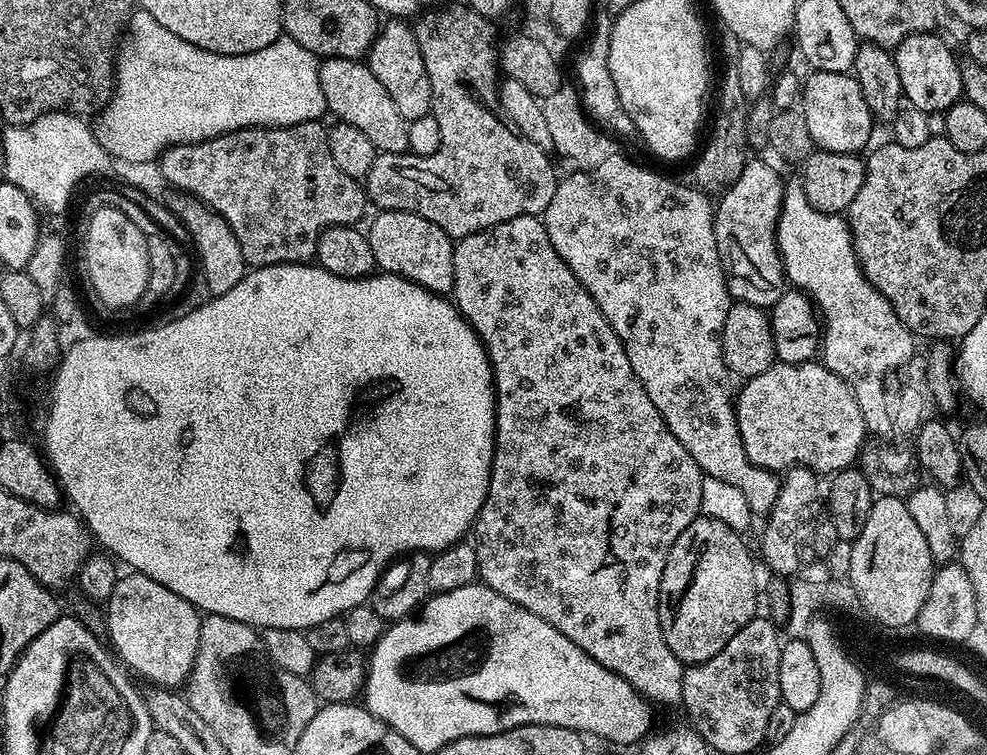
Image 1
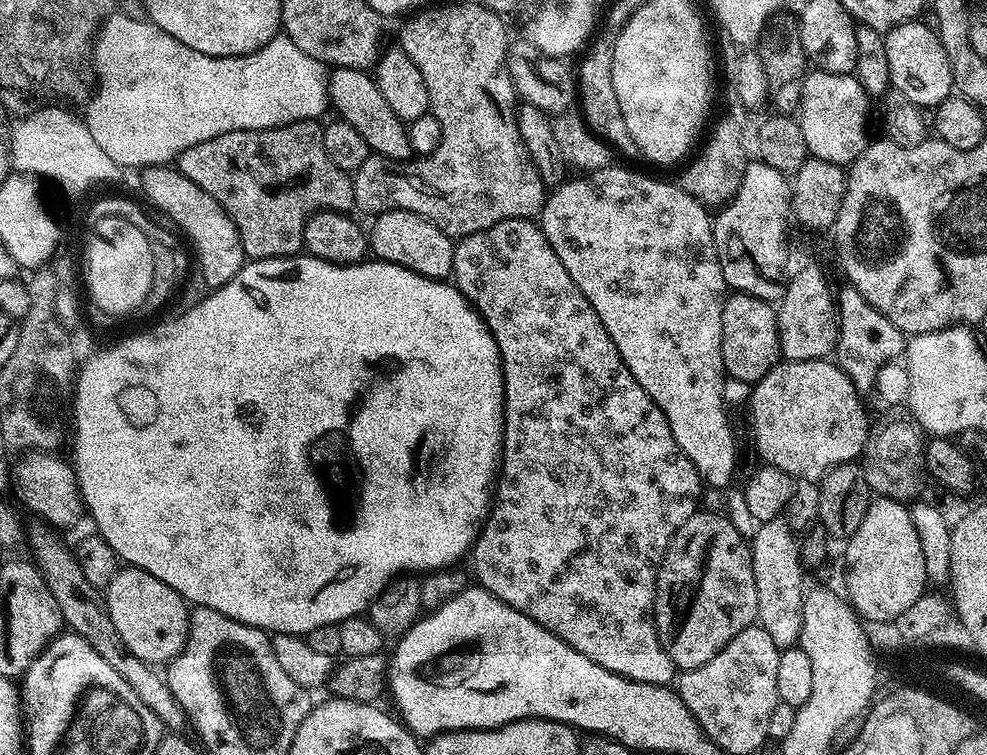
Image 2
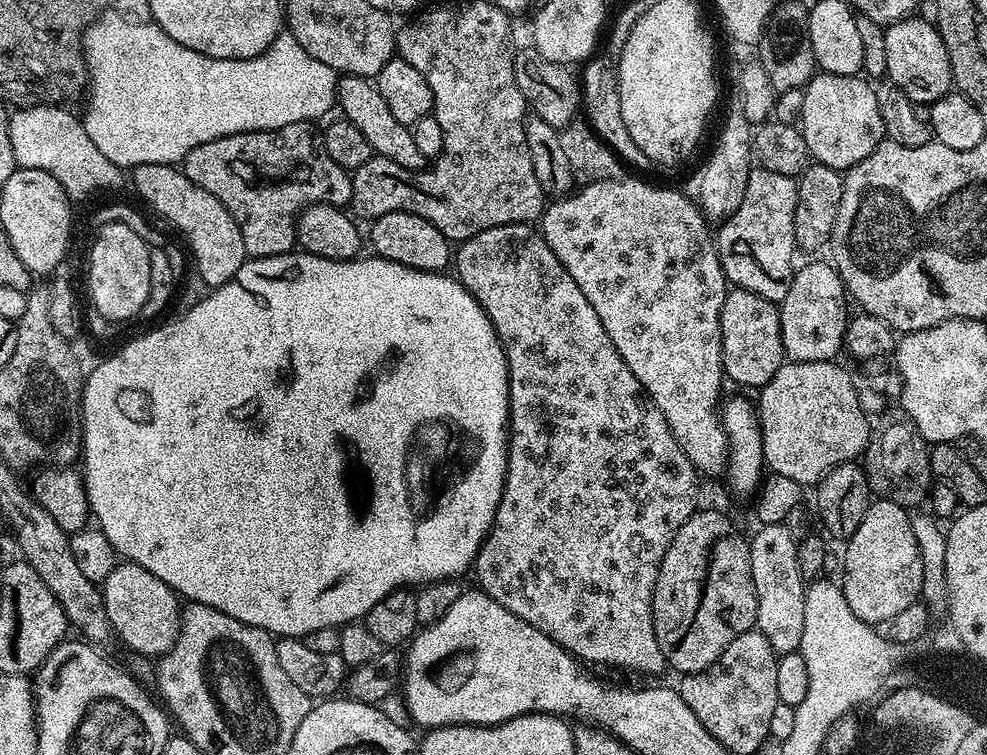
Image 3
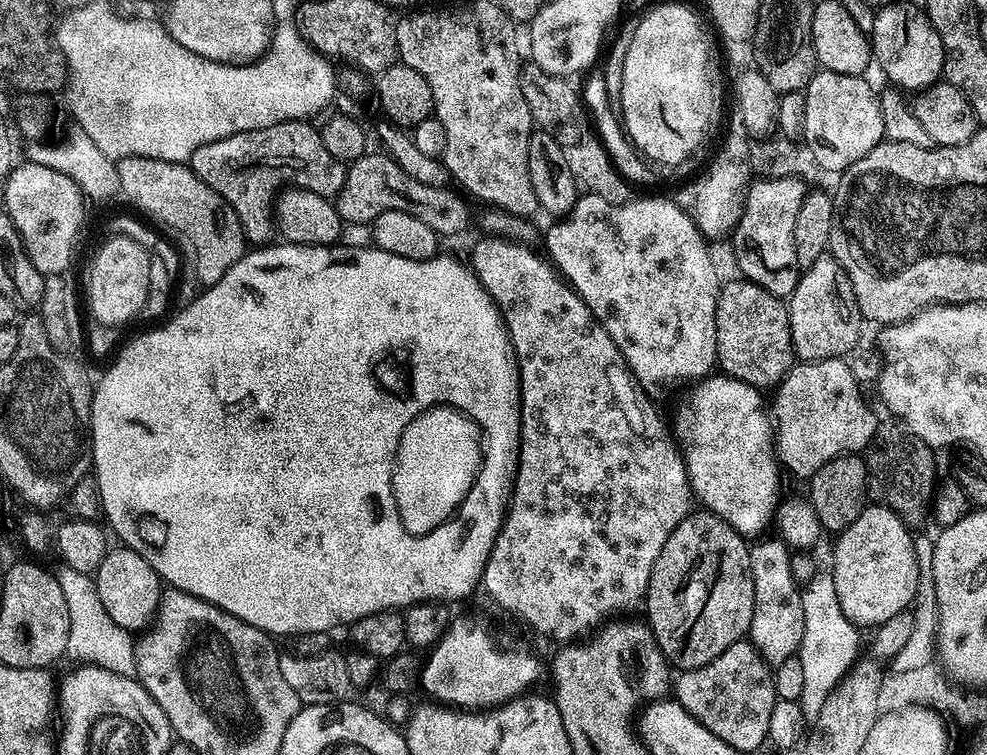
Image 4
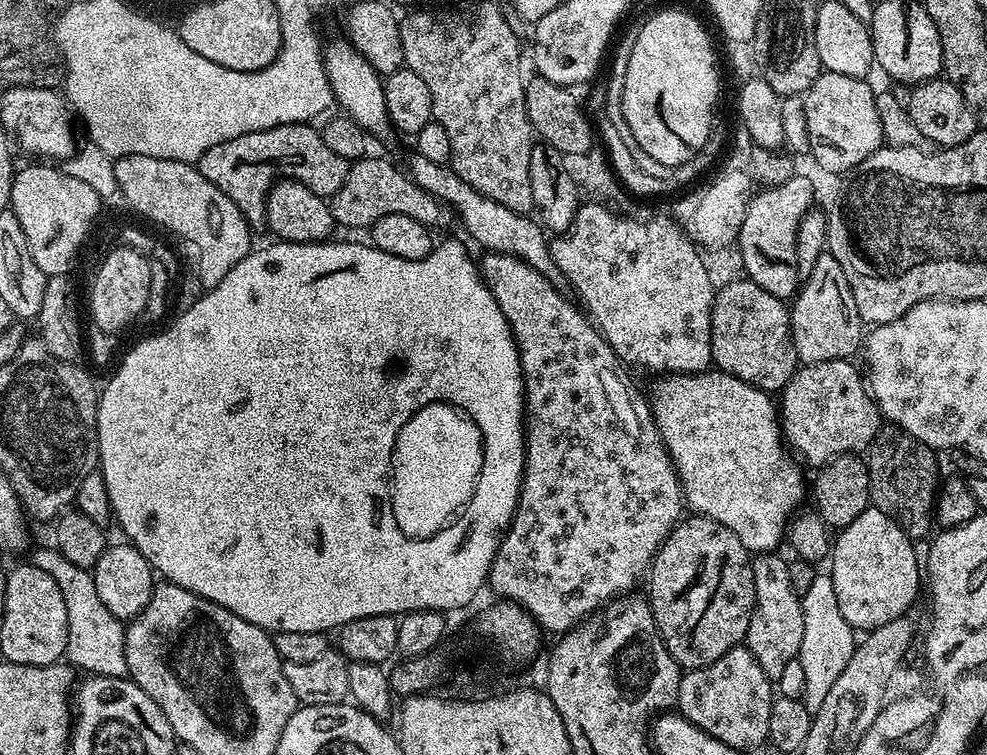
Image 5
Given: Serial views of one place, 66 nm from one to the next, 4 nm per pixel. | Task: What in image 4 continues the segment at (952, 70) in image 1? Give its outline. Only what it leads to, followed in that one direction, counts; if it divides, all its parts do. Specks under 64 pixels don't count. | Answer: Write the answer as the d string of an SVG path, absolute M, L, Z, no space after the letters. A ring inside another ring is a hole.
M919 3L888 4L877 11L870 43L875 63L889 76L895 87L916 94L932 87L944 74L942 38Z

